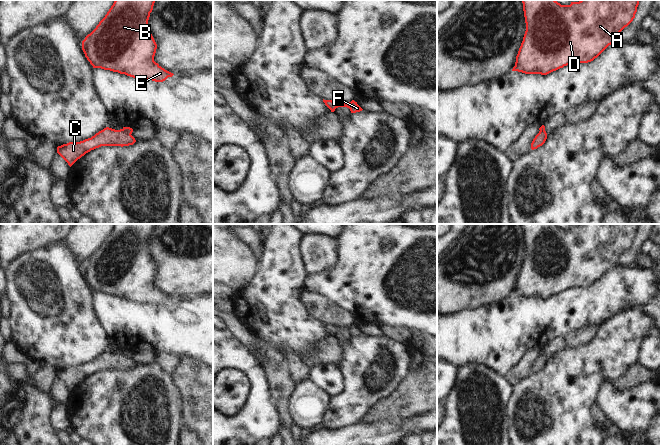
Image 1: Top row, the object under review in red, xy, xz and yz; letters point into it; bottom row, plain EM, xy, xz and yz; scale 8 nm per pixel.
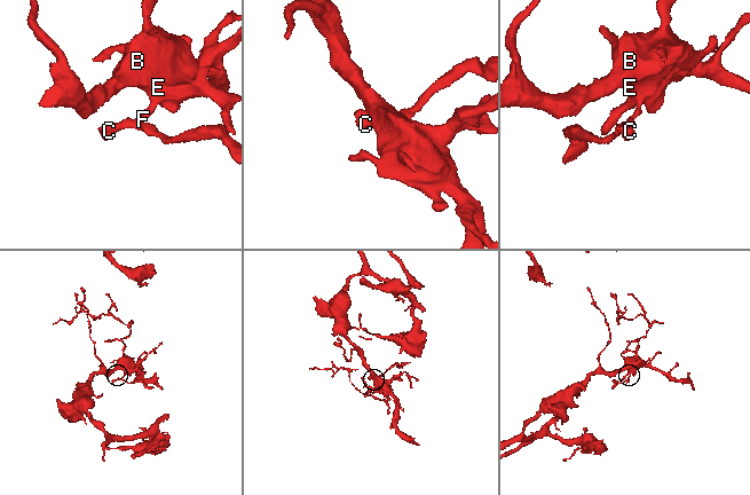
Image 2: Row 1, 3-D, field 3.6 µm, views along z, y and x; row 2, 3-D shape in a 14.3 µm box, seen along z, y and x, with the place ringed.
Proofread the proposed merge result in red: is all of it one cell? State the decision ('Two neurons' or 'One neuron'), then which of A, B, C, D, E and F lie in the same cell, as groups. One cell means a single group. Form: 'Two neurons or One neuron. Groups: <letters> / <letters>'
Two neurons. Groups: A B D E F / C

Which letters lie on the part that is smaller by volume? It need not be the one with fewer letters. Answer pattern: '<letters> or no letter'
C

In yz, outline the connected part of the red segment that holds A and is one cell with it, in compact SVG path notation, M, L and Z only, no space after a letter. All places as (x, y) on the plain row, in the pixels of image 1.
M556 224L522 227L526 255L512 295L547 299L564 290L597 282L633 245L639 224L580 224L570 229L561 229Z

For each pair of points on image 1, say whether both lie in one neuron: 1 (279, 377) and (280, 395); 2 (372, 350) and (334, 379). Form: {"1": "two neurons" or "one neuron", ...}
{"1": "one neuron", "2": "two neurons"}

